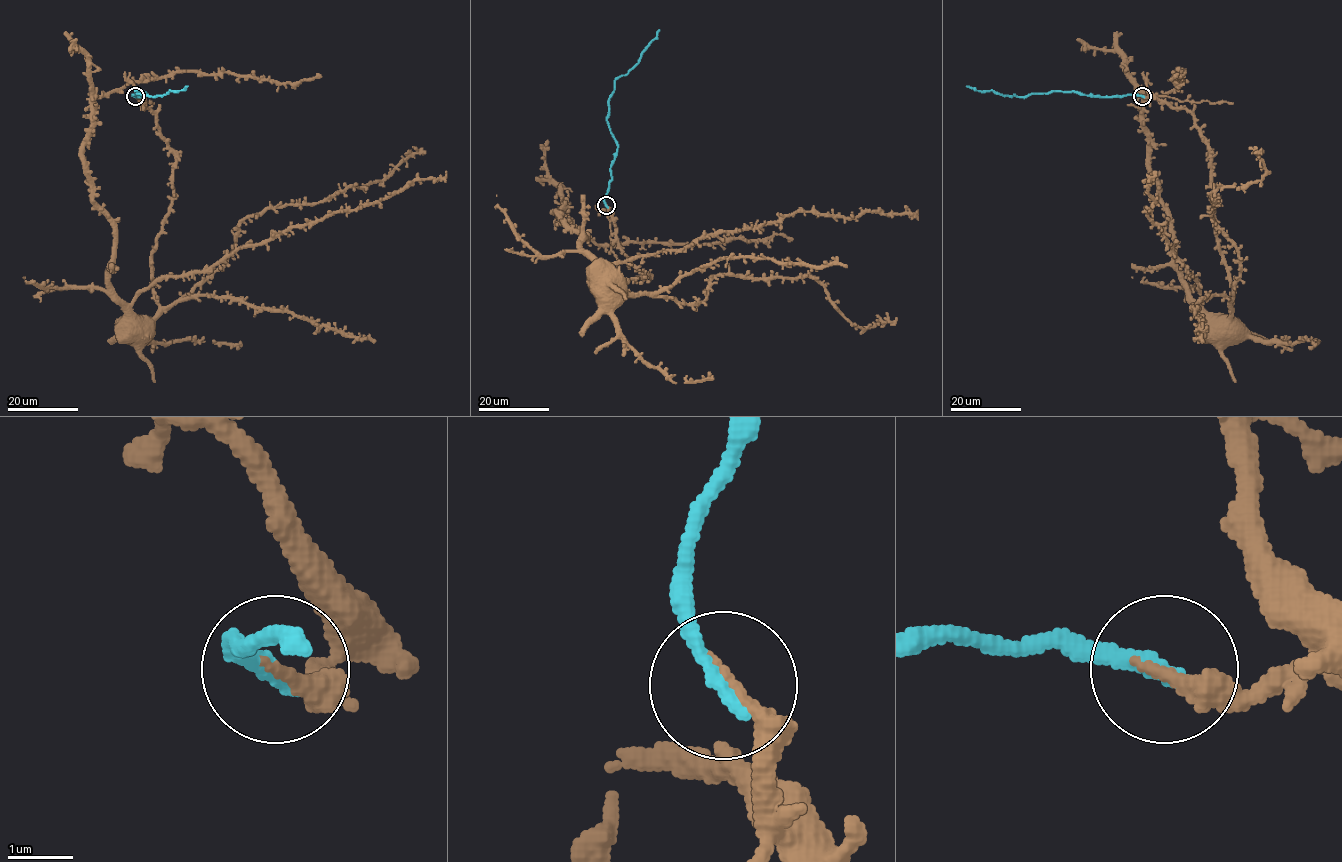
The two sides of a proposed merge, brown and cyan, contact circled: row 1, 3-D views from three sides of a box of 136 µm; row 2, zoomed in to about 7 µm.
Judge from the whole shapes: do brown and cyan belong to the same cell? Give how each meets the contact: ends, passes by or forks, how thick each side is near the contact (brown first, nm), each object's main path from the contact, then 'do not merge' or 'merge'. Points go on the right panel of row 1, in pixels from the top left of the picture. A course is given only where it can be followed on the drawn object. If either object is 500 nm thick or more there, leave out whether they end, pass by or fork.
brown ends there; cyan ends there; 220 nm thick on the brown side, 320 nm on the other; brown runs (1142, 96), (1187, 109), (1207, 145), (1215, 234), (1234, 289), (1233, 312), (1203, 328), (1208, 323); cyan runs (1142, 96), (1096, 96), (1057, 91), (1011, 96), (966, 86); do not merge

